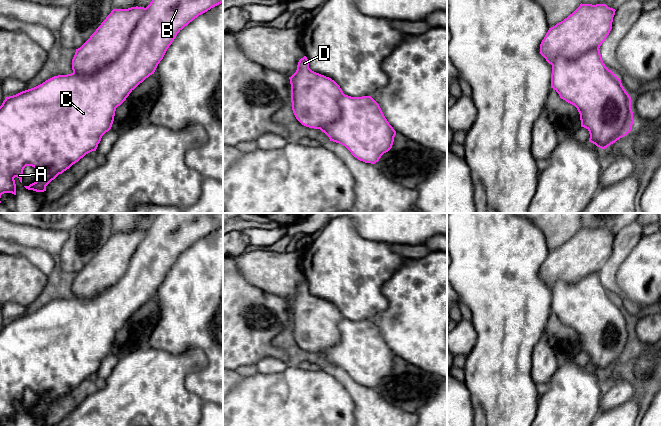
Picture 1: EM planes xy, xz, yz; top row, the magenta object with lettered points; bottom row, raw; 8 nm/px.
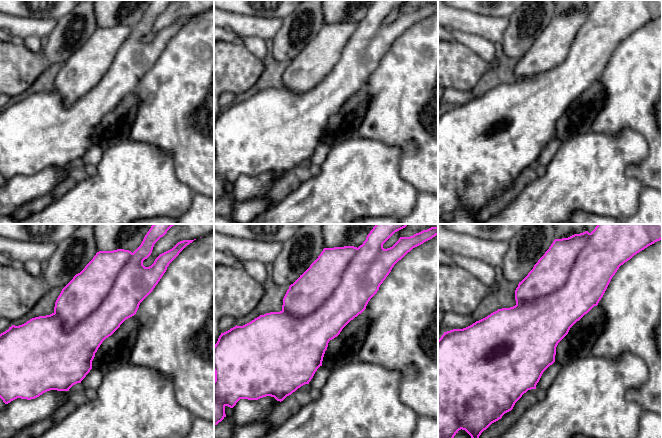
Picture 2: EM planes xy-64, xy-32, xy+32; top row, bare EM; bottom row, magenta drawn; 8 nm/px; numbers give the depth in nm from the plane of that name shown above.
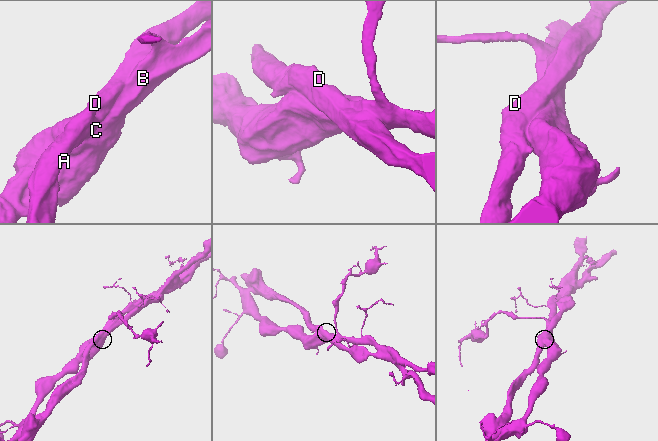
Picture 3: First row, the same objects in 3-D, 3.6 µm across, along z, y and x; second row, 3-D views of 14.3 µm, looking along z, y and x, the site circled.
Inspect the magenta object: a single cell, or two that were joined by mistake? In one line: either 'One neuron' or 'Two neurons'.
Two neurons

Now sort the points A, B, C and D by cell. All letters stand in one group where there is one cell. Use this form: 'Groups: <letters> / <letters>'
Groups: A B C / D

